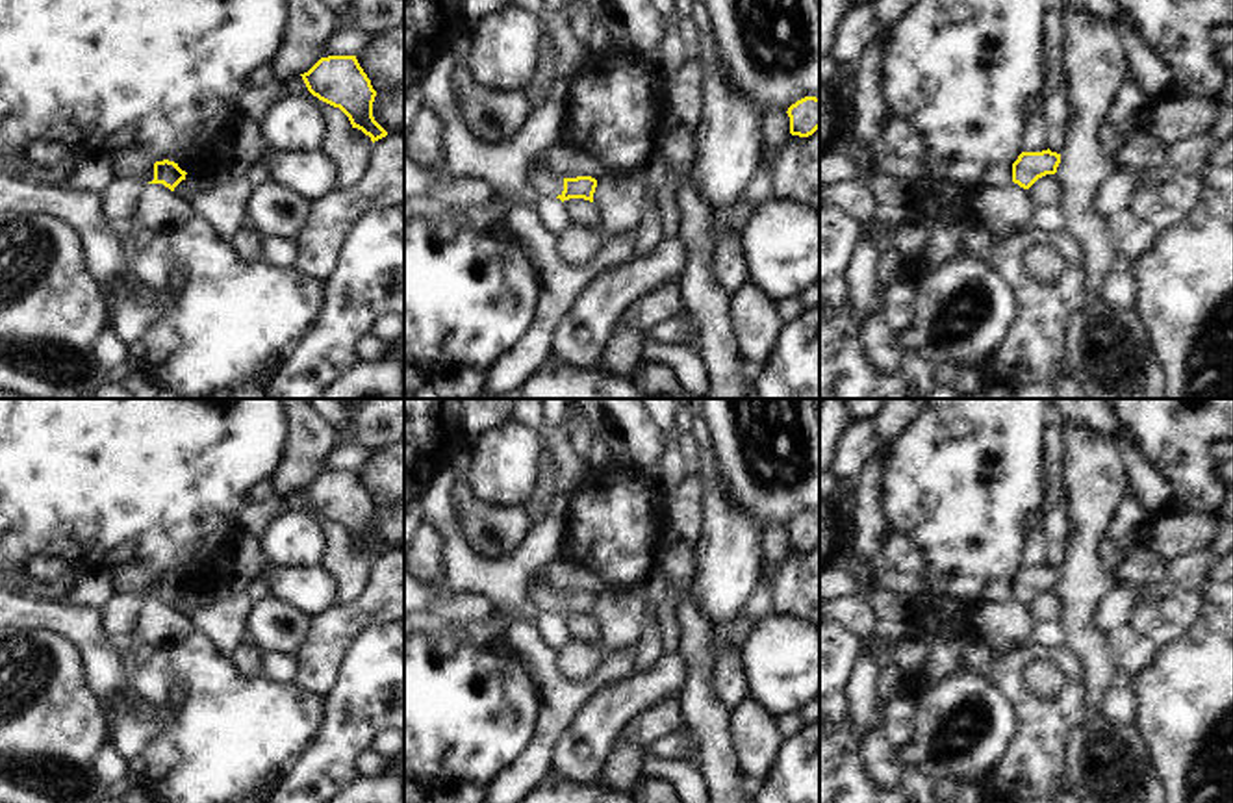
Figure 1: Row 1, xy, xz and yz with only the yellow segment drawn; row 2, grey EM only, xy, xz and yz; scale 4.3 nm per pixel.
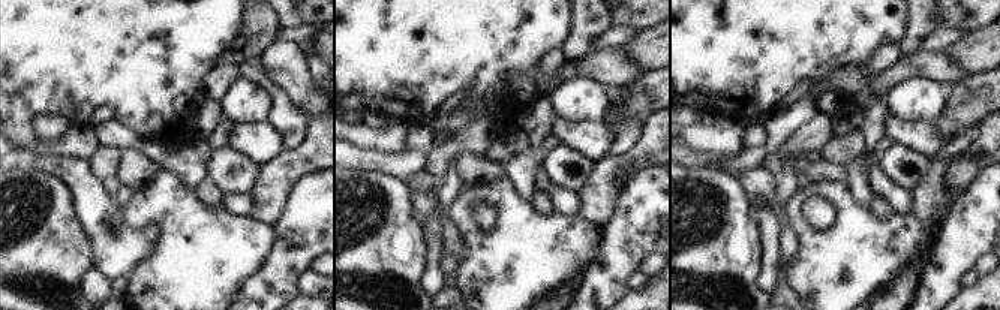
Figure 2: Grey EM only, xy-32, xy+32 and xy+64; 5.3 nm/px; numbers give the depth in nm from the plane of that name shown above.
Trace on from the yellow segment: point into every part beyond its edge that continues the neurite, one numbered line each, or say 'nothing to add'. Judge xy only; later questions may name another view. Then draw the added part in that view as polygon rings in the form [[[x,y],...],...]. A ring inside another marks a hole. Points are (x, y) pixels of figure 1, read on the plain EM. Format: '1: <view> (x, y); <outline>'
nothing to add

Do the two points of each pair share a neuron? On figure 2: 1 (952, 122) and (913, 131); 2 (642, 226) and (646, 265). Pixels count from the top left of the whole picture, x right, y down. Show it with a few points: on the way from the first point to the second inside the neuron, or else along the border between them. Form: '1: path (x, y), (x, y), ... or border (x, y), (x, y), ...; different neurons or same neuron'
1: border (931, 123), (945, 143); different neurons
2: border (654, 250), (636, 268); different neurons

